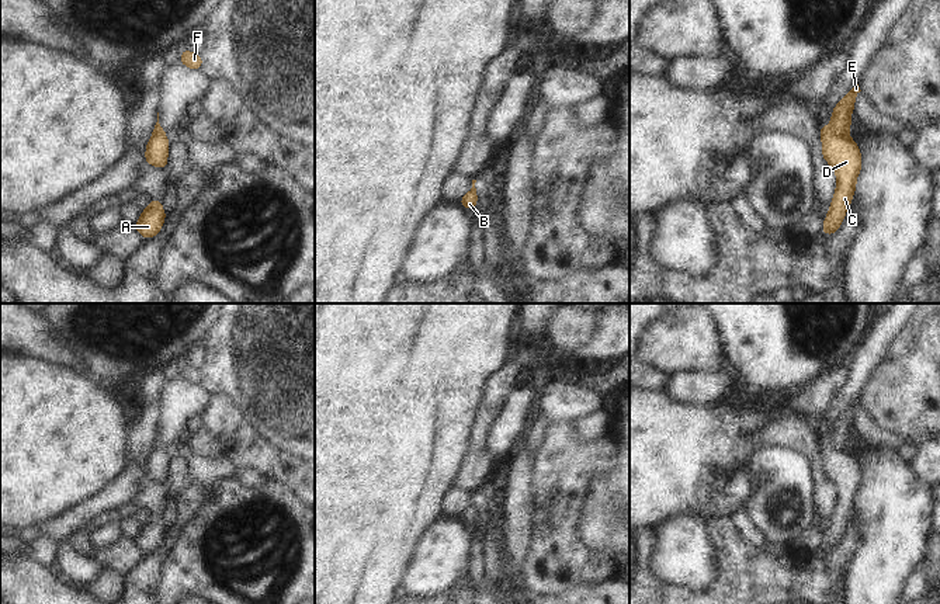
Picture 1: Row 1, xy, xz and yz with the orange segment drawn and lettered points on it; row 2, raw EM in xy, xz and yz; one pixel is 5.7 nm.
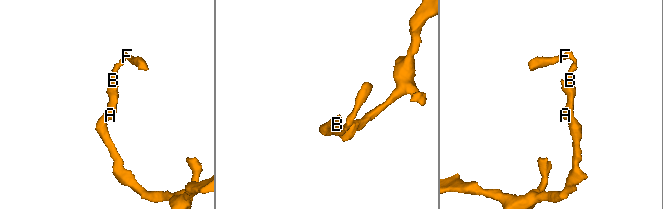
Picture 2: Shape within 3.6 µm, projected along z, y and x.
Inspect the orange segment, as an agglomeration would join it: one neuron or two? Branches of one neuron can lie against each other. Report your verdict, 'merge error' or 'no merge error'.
merge error

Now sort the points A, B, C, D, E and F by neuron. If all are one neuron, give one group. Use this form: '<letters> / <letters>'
A C D / B E F

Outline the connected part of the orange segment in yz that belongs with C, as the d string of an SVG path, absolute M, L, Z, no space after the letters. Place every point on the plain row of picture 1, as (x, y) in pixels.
M832 440L821 441L819 449L823 458L822 471L836 485L837 500L830 525L822 539L822 546L829 551L835 548L844 532L856 506L856 492L861 485L861 468L853 452L837 449Z

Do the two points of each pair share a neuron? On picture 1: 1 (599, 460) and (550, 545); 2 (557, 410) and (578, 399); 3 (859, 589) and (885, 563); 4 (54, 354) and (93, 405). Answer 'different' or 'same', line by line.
1: same
2: same
3: same
4: different

